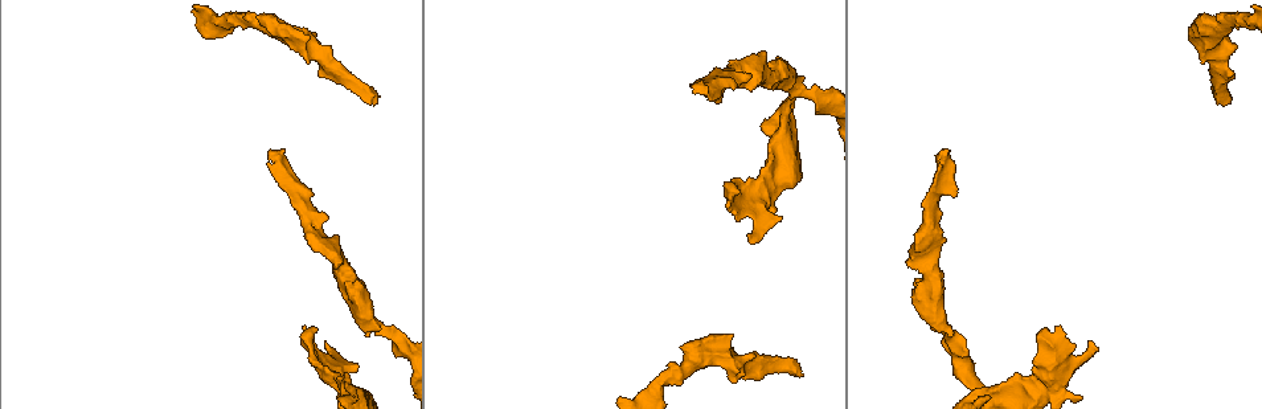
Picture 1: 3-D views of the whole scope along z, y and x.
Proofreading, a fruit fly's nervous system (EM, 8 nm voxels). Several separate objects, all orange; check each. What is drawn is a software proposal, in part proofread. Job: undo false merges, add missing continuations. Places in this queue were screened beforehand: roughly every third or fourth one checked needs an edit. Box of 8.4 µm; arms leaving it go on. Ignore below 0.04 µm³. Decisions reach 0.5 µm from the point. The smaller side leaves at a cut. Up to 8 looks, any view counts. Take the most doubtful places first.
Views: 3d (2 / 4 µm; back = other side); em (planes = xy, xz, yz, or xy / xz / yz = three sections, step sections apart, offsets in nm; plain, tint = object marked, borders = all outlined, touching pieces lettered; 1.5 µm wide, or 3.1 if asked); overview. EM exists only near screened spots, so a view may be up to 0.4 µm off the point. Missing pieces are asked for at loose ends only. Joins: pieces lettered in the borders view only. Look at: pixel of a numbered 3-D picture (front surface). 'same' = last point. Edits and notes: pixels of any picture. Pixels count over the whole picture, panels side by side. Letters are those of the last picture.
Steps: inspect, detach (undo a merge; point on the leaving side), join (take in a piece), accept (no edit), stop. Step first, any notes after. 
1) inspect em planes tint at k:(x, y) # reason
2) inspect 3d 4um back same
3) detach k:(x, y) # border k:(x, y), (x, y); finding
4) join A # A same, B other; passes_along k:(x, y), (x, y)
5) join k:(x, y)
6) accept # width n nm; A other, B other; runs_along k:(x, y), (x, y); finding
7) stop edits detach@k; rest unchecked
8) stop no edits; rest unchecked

inspect 3d 4um at 1:(376, 96) # long arm stops here

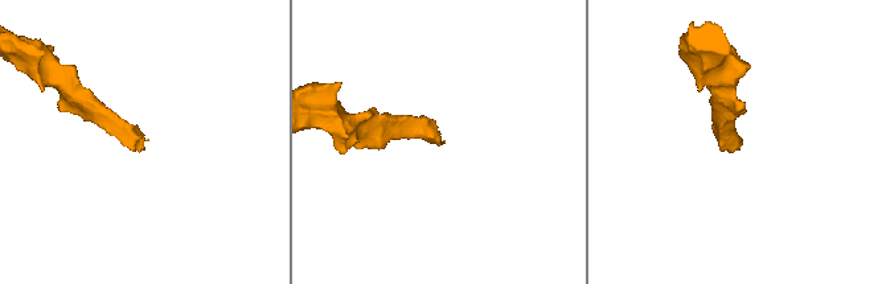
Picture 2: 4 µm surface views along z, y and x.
inspect em planes tint at 2:(738, 139)

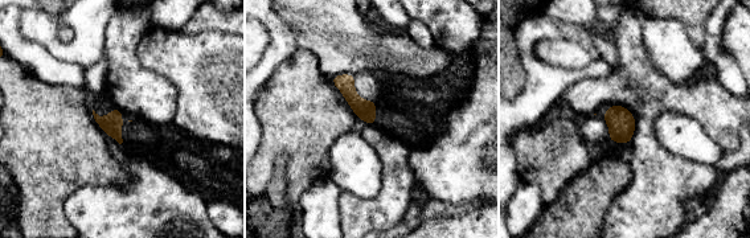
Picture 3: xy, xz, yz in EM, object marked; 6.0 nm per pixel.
inspect em planes borders same # what lies round it

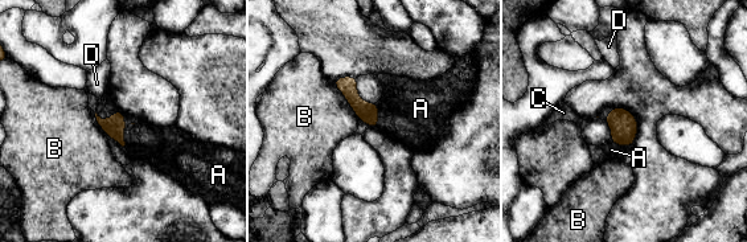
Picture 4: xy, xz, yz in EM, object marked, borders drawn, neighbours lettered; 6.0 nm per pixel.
join A # A same, B other, C other, D other; the neuron continues

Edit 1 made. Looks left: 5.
inspect 3d 2um back at 1:(738, 217) # branch stops here

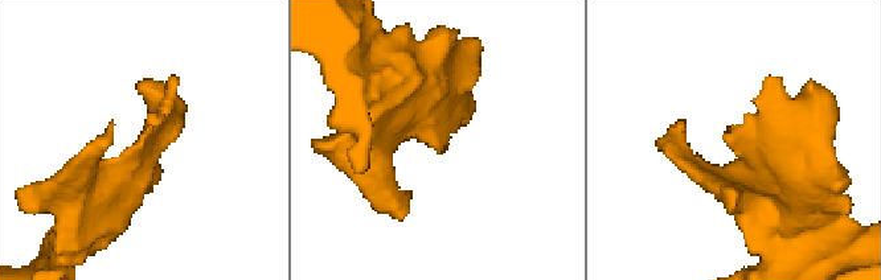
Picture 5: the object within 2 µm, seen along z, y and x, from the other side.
inspect em planes borders at 5:(738, 126)

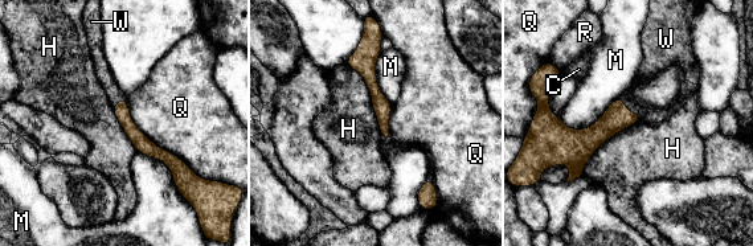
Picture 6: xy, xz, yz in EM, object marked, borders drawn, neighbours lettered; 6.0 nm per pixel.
join W # C other, H other, M other, Q other, R other, W same; the neuron continues

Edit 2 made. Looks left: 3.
inspect 3d 2um at 1:(1233, 20) # thin neck

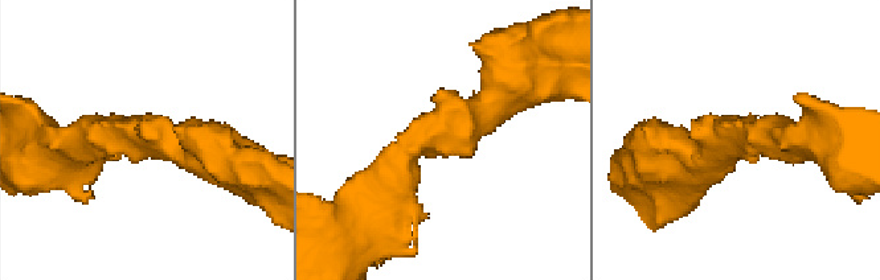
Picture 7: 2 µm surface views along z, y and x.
inspect em planes borders at 7:(742, 135) # arm_widths 280, 340 nm; shape alone is not enough

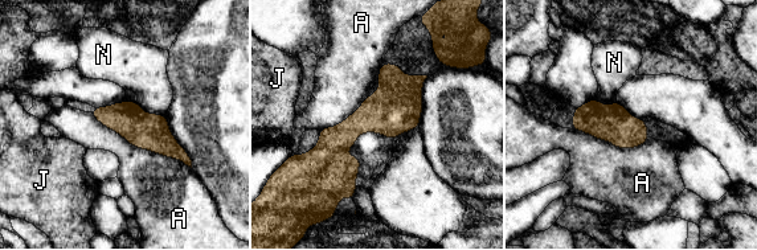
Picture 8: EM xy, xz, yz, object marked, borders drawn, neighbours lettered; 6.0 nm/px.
accept # width 220 nm; A other, J other, N other; all the same neuron

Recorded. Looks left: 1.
stop edits join@4, join@6; rest unchecked

